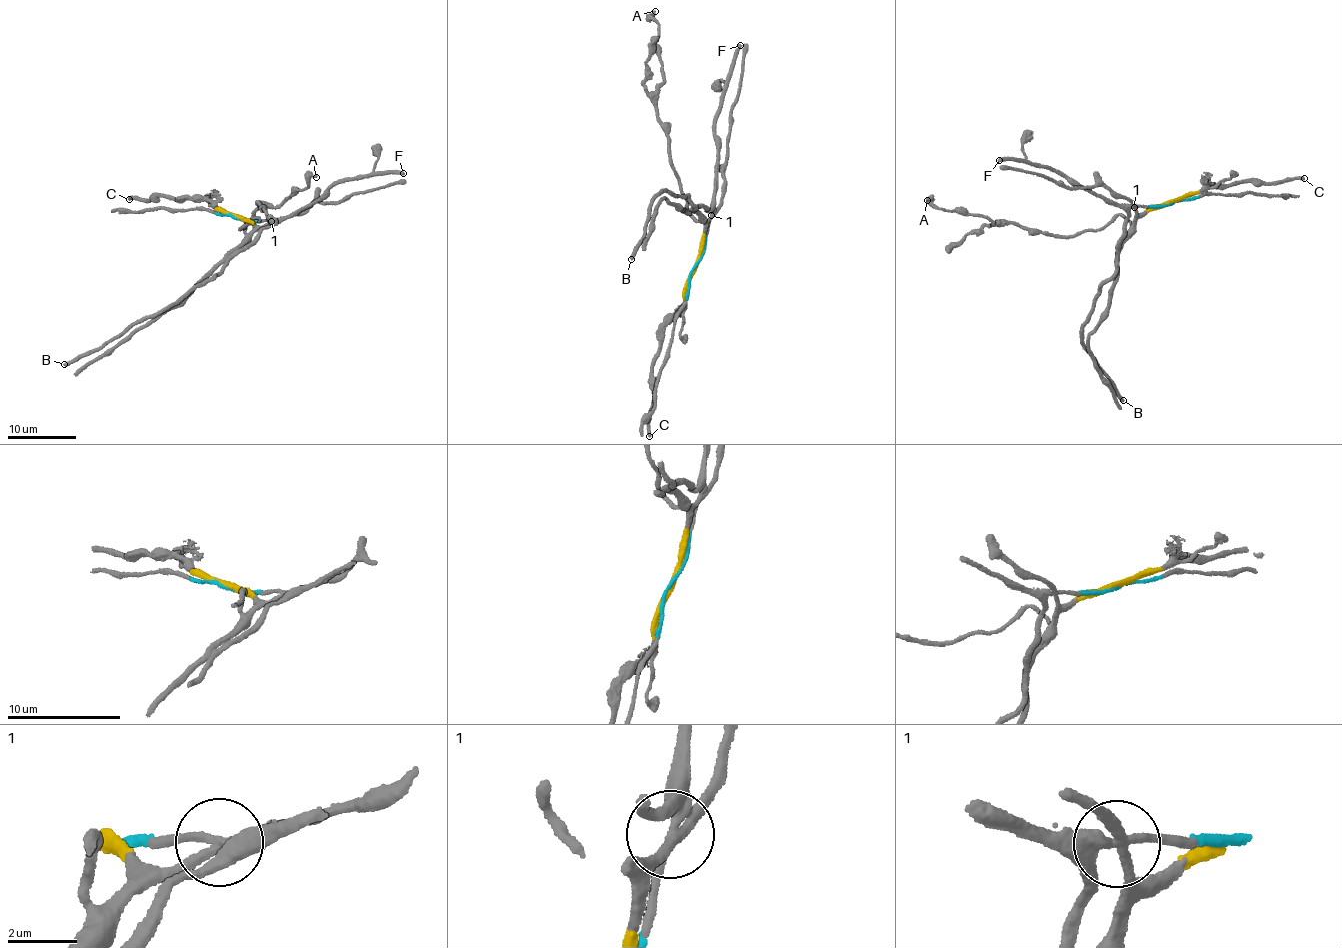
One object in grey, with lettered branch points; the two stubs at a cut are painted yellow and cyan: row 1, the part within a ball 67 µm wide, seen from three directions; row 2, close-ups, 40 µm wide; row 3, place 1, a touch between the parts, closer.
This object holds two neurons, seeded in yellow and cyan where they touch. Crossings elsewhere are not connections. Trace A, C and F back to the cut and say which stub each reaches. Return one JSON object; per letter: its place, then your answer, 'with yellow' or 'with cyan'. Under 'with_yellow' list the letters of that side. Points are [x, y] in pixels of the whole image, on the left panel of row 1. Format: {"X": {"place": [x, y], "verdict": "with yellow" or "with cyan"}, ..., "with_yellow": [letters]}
{"A": {"place": [316, 177], "verdict": "with yellow"}, "C": {"place": [129, 199], "verdict": "with yellow"}, "F": {"place": [403, 173], "verdict": "with cyan"}, "with_yellow": ["A", "C"]}

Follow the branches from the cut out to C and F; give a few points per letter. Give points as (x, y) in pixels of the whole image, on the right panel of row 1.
C: (1173, 202), (1213, 184), (1280, 183), (1304, 178)
F: (1173, 202), (1134, 207), (1105, 202), (1086, 189), (1071, 185), (1050, 169), (1009, 158), (999, 160)

